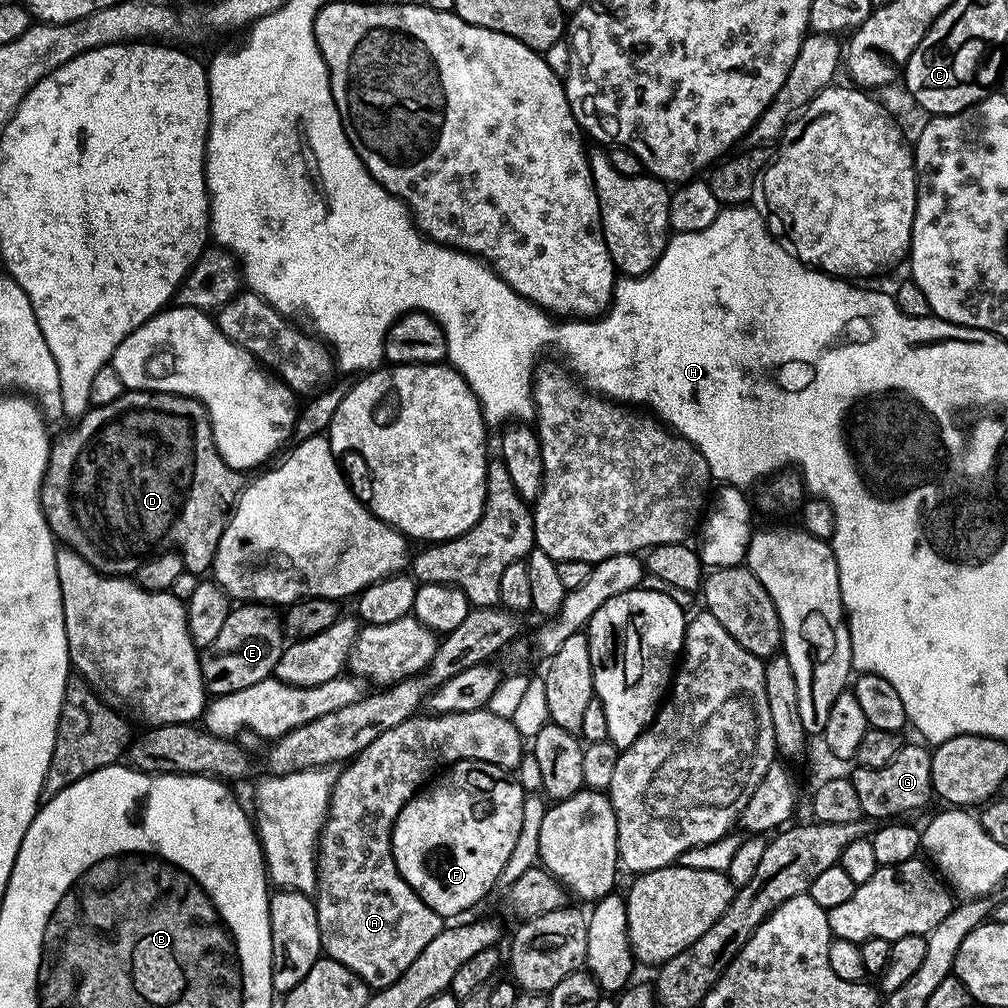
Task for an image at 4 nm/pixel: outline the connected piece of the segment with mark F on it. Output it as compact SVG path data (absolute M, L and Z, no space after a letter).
M459 760L443 774L437 775L431 786L408 800L394 822L394 862L405 882L439 916L456 916L474 907L488 891L496 888L498 874L502 874L502 866L506 866L506 858L510 858L510 850L514 850L514 842L518 842L518 830L522 830L522 806L526 795L519 779L512 777L511 780L508 776L511 775L505 769L490 762Z

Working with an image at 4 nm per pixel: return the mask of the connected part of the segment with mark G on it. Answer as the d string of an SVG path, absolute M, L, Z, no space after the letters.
M905 743L898 755L881 768L853 767L850 779L858 799L862 801L865 817L877 816L880 822L900 818L903 812L912 812L922 807L928 799L933 799L932 752L923 743L920 744Z

